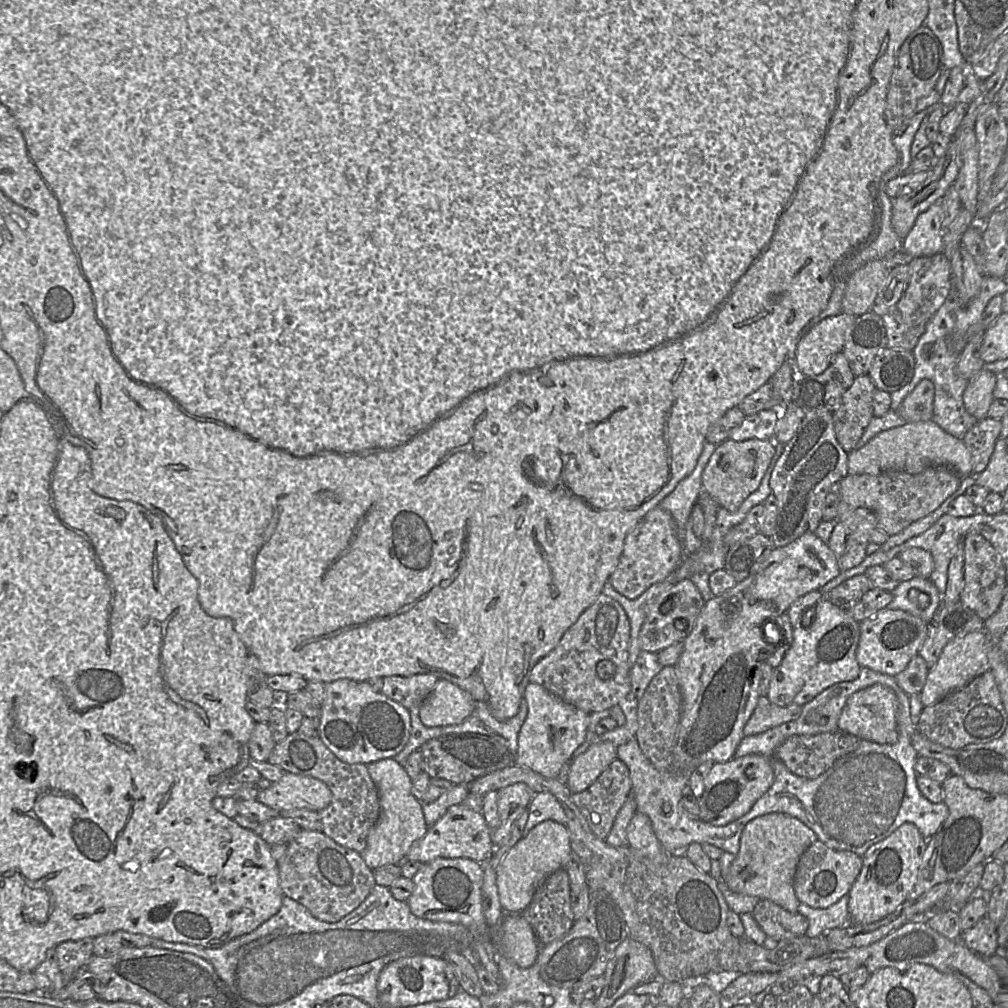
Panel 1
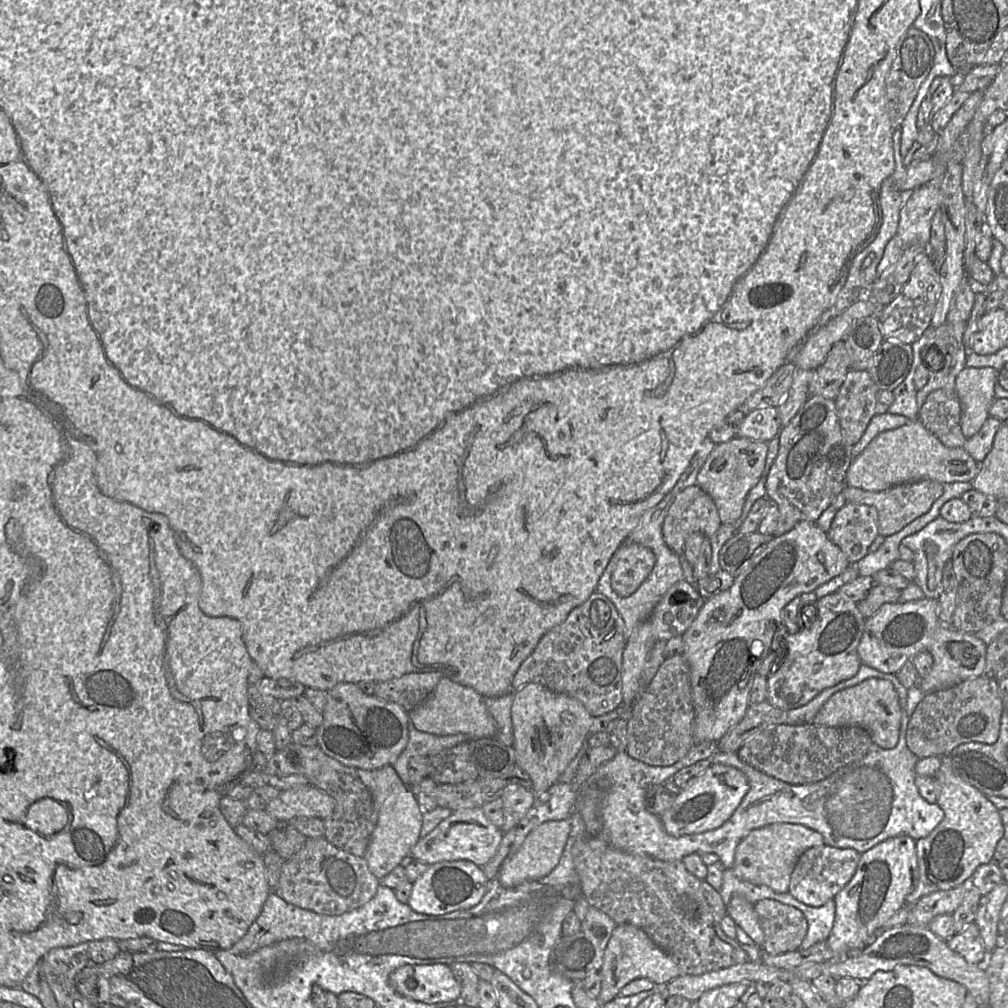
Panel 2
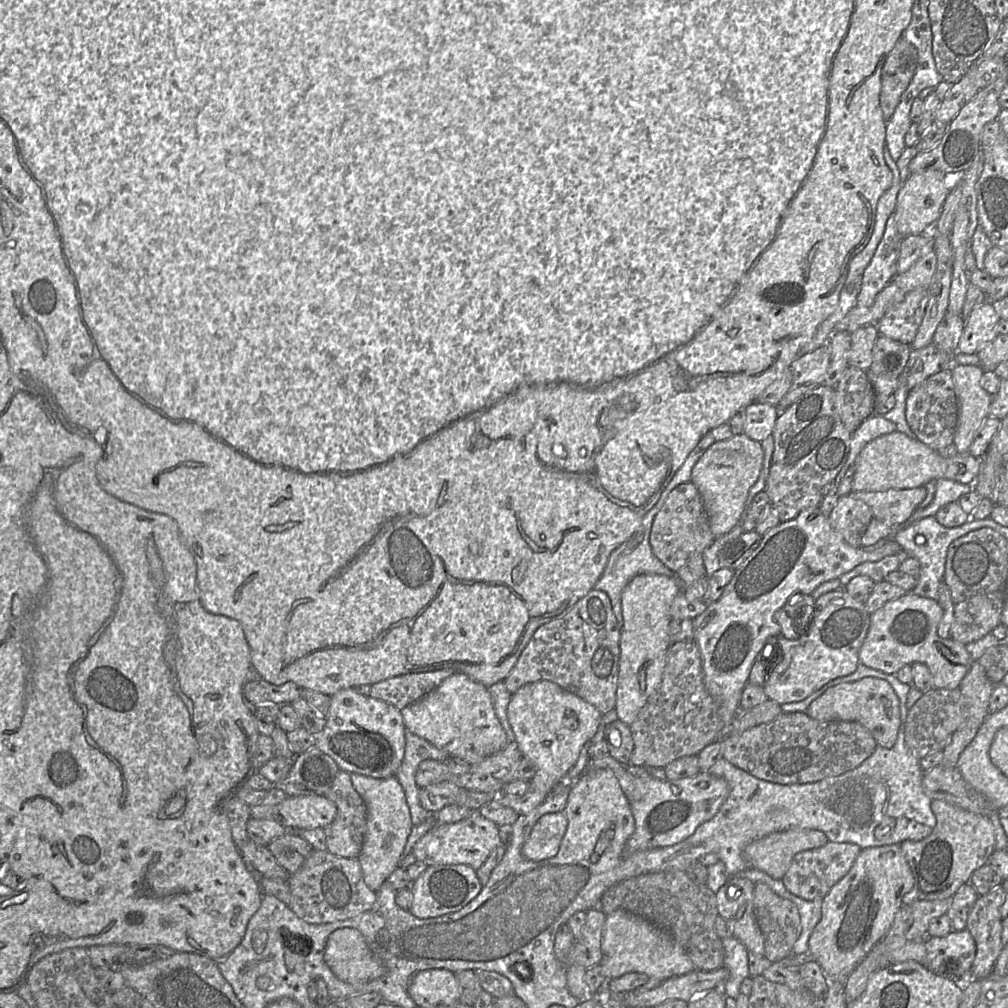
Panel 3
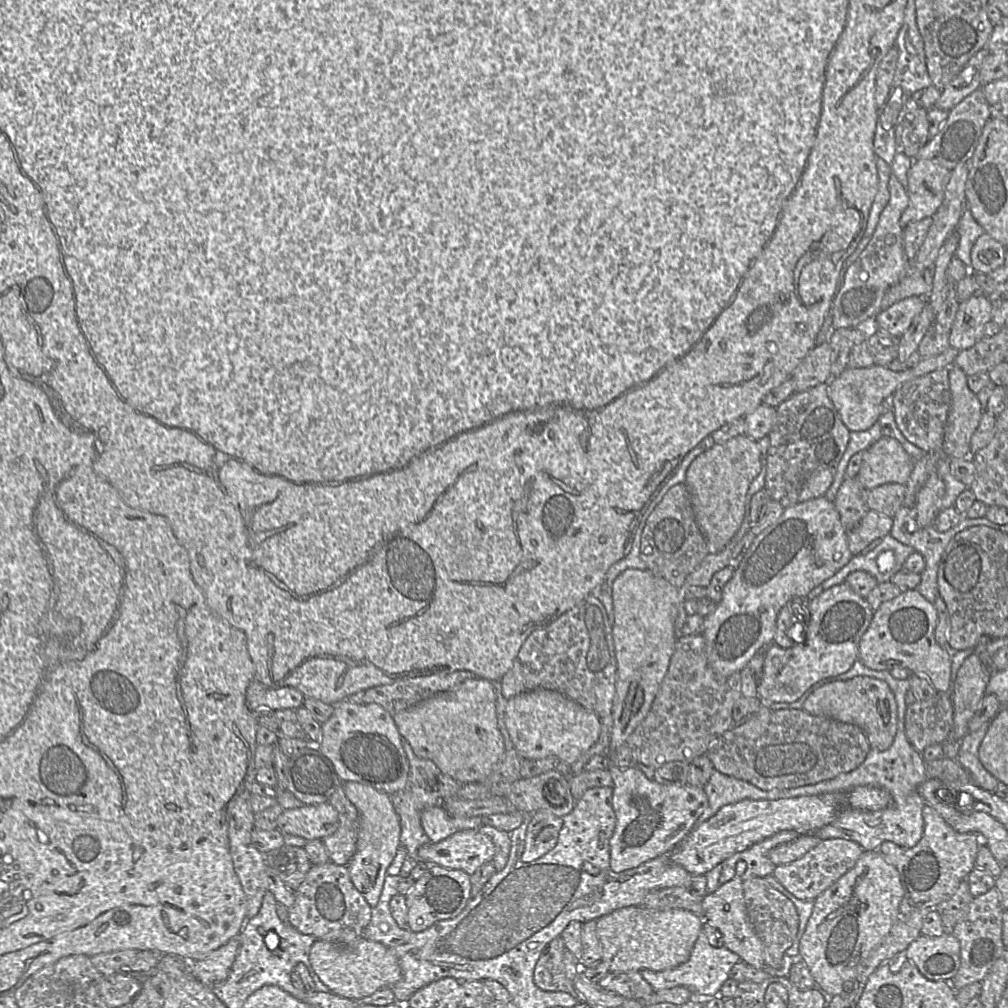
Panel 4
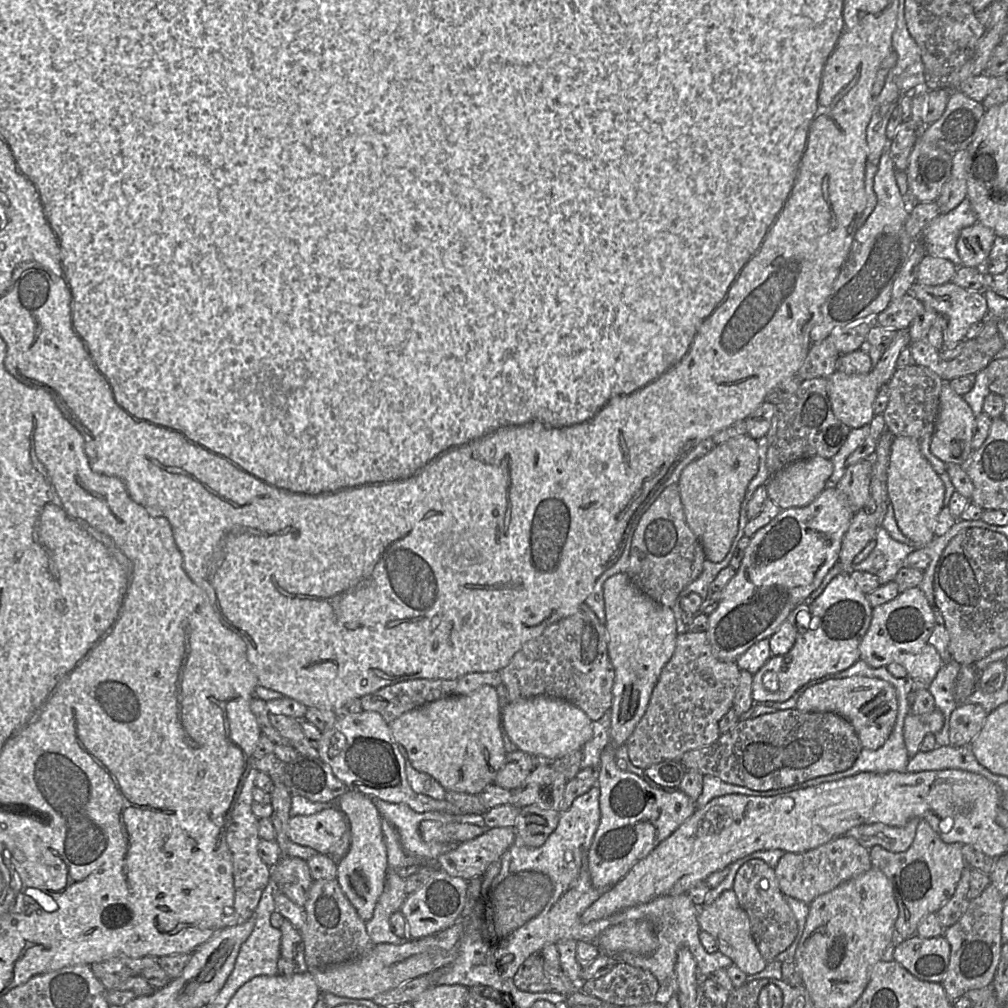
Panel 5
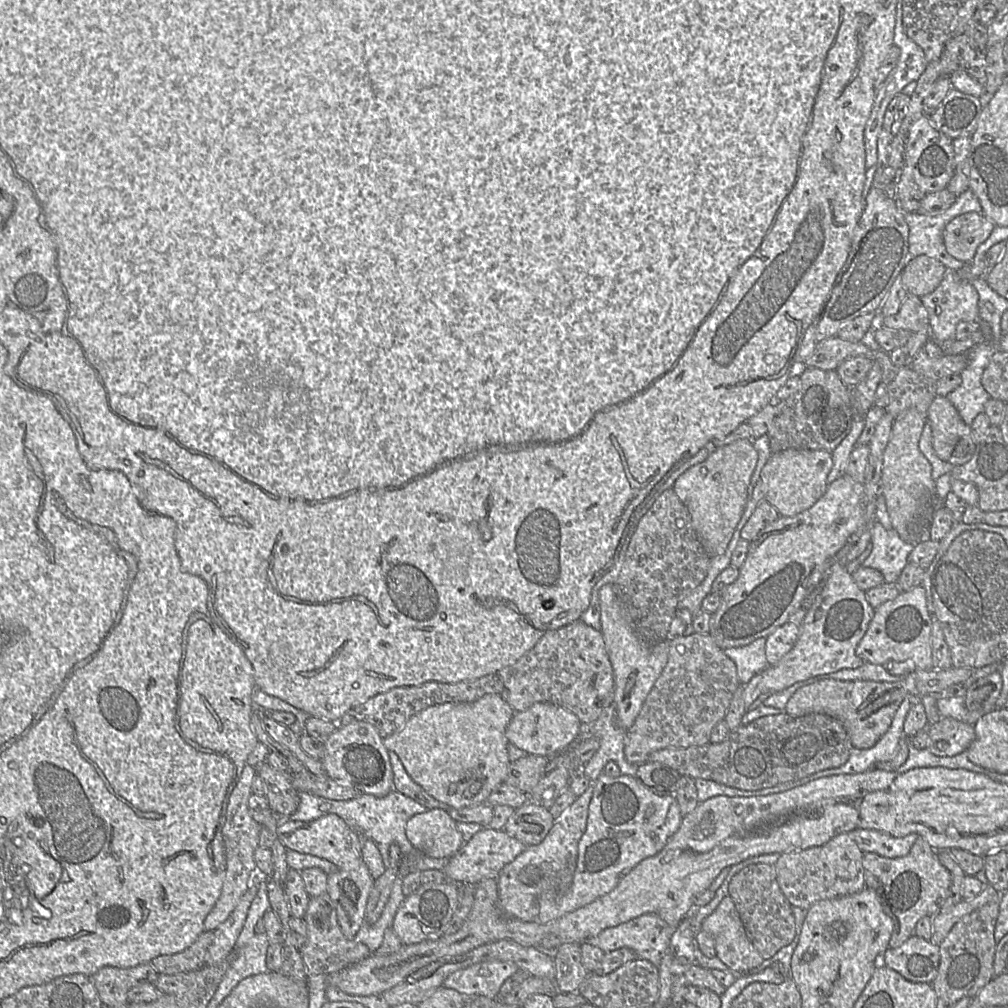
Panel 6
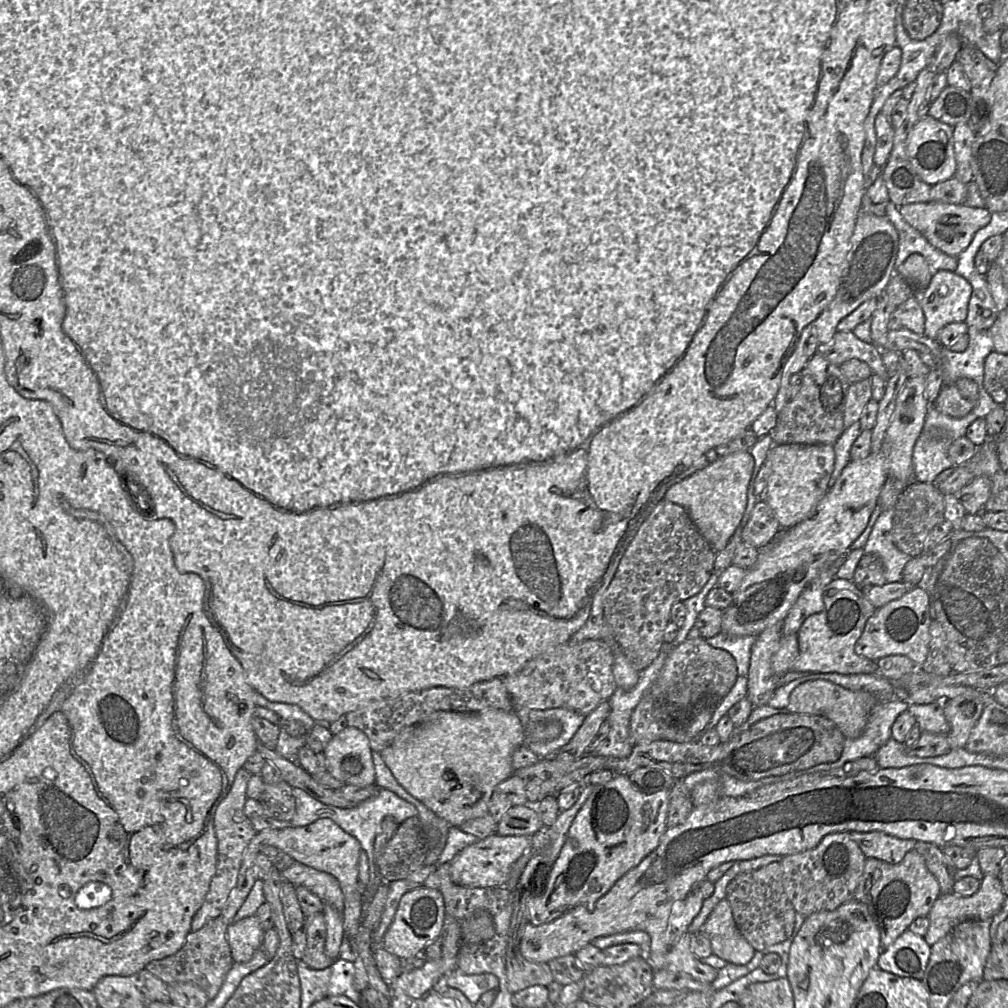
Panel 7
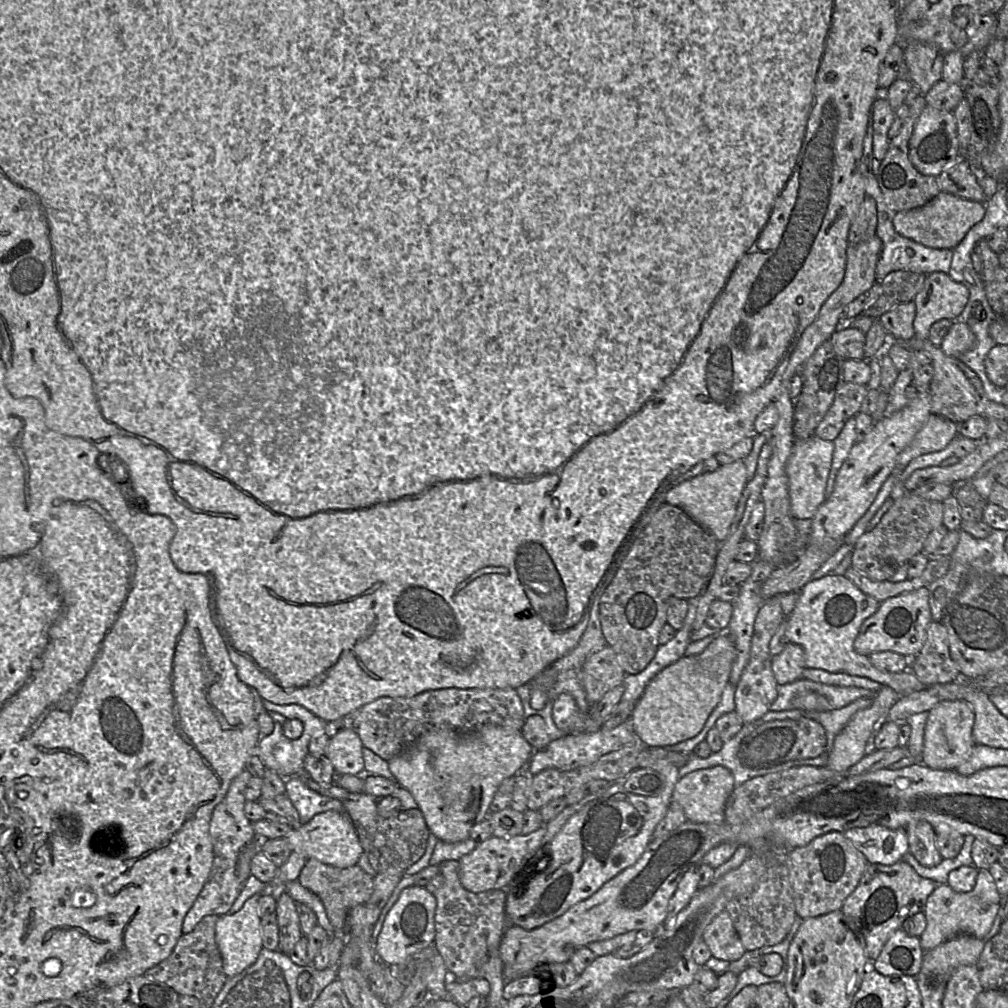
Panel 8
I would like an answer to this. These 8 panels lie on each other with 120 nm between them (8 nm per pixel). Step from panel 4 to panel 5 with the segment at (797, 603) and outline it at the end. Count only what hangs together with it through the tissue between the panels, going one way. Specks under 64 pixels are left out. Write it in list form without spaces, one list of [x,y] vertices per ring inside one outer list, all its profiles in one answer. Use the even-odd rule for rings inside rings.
[[[805,601],[798,604],[781,624],[779,629],[769,638],[771,654],[773,656],[783,656],[794,646],[800,631],[807,631],[797,623],[796,616],[800,612],[810,612],[811,602]]]

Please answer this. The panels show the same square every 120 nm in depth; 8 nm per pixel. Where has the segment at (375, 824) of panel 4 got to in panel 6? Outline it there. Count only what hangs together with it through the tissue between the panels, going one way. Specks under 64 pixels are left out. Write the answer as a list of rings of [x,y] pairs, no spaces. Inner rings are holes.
[[[362,854],[357,869],[337,869],[328,875],[327,893],[335,906],[339,926],[346,938],[353,939],[364,923],[373,883],[369,869],[362,861]]]

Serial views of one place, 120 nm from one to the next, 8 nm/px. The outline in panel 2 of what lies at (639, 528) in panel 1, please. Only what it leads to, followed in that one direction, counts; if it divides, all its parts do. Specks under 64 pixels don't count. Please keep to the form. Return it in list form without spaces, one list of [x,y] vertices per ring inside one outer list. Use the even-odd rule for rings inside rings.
[[[624,541],[612,557],[616,560],[616,566],[611,576],[611,585],[623,597],[637,591],[656,562],[651,549],[631,541]]]

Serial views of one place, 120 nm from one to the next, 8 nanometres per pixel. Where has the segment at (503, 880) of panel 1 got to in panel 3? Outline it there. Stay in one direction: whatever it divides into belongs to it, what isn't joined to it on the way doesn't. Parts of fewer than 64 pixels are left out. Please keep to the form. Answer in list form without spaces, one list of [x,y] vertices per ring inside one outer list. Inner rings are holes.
[[[563,812],[541,816],[522,846],[523,857],[531,861],[554,857],[559,851],[567,824],[567,818]]]

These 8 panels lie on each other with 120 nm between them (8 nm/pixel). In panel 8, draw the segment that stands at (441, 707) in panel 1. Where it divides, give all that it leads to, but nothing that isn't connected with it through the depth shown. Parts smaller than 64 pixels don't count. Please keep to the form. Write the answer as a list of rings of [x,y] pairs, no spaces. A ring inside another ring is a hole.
[[[484,725],[481,729],[460,734],[449,727],[437,727],[422,734],[413,744],[388,761],[390,772],[397,783],[407,789],[421,810],[426,825],[438,840],[456,843],[469,837],[471,828],[490,815],[490,804],[500,784],[521,772],[534,753],[521,730],[497,725]]]

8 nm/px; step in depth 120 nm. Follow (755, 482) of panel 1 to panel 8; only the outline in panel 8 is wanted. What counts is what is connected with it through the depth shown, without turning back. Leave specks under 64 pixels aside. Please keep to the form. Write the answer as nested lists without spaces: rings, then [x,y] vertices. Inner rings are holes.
[[[741,459],[736,460],[729,464],[719,465],[719,467],[713,472],[696,476],[682,482],[679,485],[676,485],[667,493],[665,497],[665,503],[682,509],[707,533],[713,536],[719,543],[722,543],[728,538],[730,534],[730,526],[736,515],[737,505],[747,482],[747,468],[745,463]]]

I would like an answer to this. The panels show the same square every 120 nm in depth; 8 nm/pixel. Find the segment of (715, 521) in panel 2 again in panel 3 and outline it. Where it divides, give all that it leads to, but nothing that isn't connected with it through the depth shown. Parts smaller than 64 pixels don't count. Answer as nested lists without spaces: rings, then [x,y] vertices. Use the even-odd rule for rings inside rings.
[[[693,482],[675,487],[655,515],[649,542],[653,554],[673,573],[677,573],[692,555],[703,553],[715,541],[701,494]]]

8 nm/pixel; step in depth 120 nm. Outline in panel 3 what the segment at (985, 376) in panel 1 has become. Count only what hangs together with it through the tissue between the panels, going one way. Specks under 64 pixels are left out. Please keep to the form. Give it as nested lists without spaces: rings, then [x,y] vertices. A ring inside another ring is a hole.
[[[957,364],[952,368],[958,401],[958,422],[953,444],[960,454],[969,452],[977,431],[990,415],[992,398],[980,385],[983,373],[984,370],[979,365]]]

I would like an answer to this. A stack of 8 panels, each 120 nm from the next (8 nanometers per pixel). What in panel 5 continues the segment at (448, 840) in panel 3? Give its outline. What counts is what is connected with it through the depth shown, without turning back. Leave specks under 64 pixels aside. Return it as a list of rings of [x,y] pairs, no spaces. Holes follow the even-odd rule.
[[[515,827],[488,828],[483,834],[440,855],[437,866],[450,876],[466,881],[483,876],[489,866],[513,845],[515,836]]]

